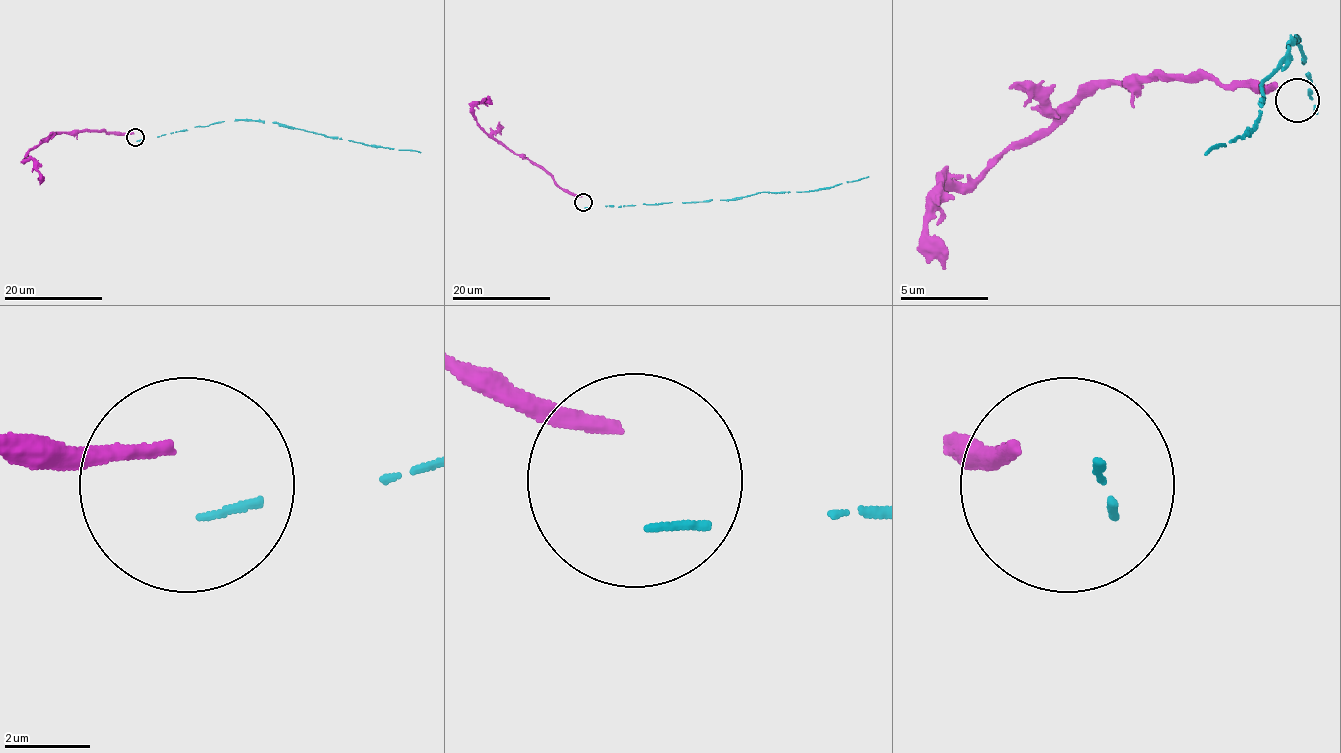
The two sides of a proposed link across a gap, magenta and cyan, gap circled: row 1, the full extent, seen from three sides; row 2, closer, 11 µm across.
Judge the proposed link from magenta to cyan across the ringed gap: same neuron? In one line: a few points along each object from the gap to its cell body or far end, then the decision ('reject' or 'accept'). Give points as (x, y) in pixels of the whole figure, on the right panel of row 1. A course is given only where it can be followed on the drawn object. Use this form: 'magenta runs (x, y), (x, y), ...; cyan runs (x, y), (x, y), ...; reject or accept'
magenta runs (1278, 88), (1199, 79), (1102, 79), (975, 180), (940, 184), (940, 206), (926, 228), (926, 250), (944, 268); cyan runs (1313, 110), (1304, 61), (1296, 39), (1260, 83), (1256, 123), (1208, 154); reject

